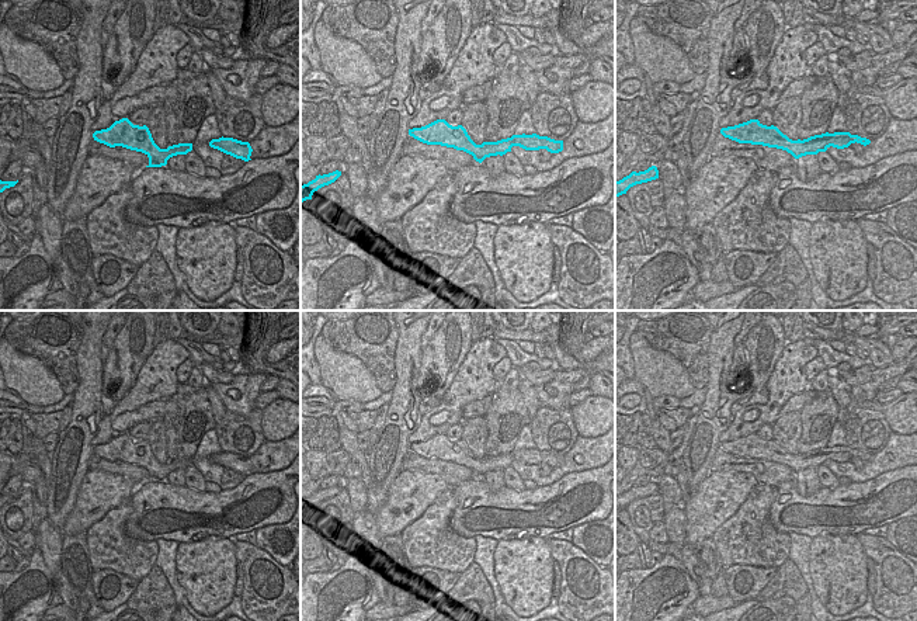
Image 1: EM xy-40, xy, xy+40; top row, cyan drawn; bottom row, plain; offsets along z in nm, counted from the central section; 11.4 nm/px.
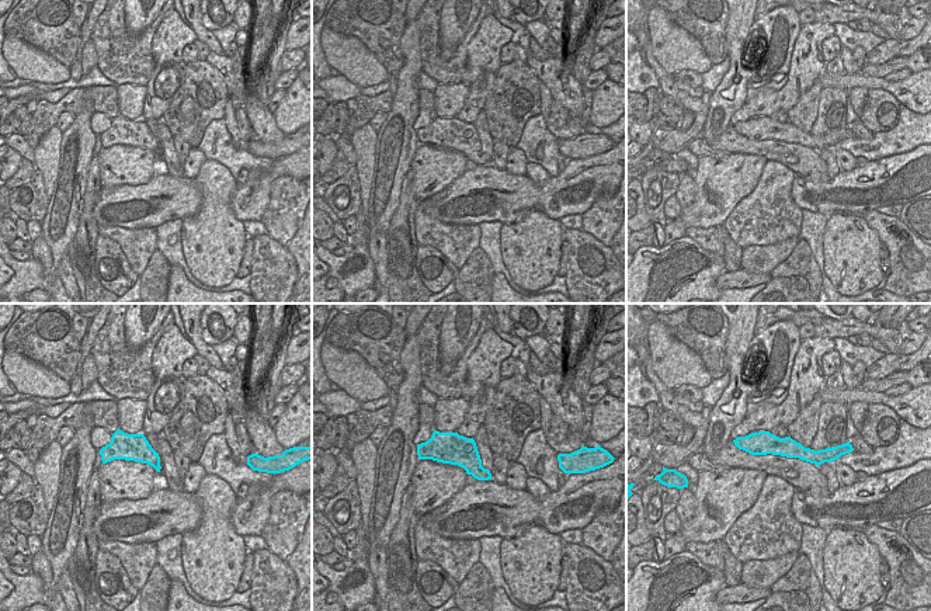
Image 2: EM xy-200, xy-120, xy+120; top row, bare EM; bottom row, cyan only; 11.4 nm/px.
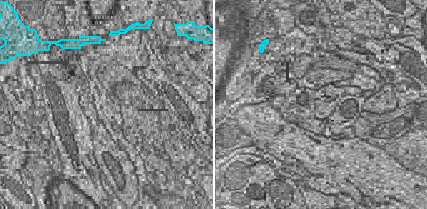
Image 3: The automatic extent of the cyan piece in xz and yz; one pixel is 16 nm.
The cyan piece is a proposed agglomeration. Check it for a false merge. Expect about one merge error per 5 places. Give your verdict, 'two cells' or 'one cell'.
one cell

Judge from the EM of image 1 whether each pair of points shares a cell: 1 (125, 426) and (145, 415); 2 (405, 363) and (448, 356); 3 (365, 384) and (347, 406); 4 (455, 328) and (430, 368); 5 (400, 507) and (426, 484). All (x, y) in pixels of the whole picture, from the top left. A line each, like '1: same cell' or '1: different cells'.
1: same cell
2: different cells
3: different cells
4: same cell
5: same cell

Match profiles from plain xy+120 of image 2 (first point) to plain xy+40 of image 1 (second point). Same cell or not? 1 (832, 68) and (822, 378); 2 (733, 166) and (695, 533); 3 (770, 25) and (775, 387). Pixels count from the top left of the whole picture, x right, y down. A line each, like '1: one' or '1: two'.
1: one
2: one
3: two

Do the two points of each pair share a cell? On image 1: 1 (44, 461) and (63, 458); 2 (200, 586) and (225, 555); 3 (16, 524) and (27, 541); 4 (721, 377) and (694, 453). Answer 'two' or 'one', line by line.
1: two
2: one
3: two
4: one

